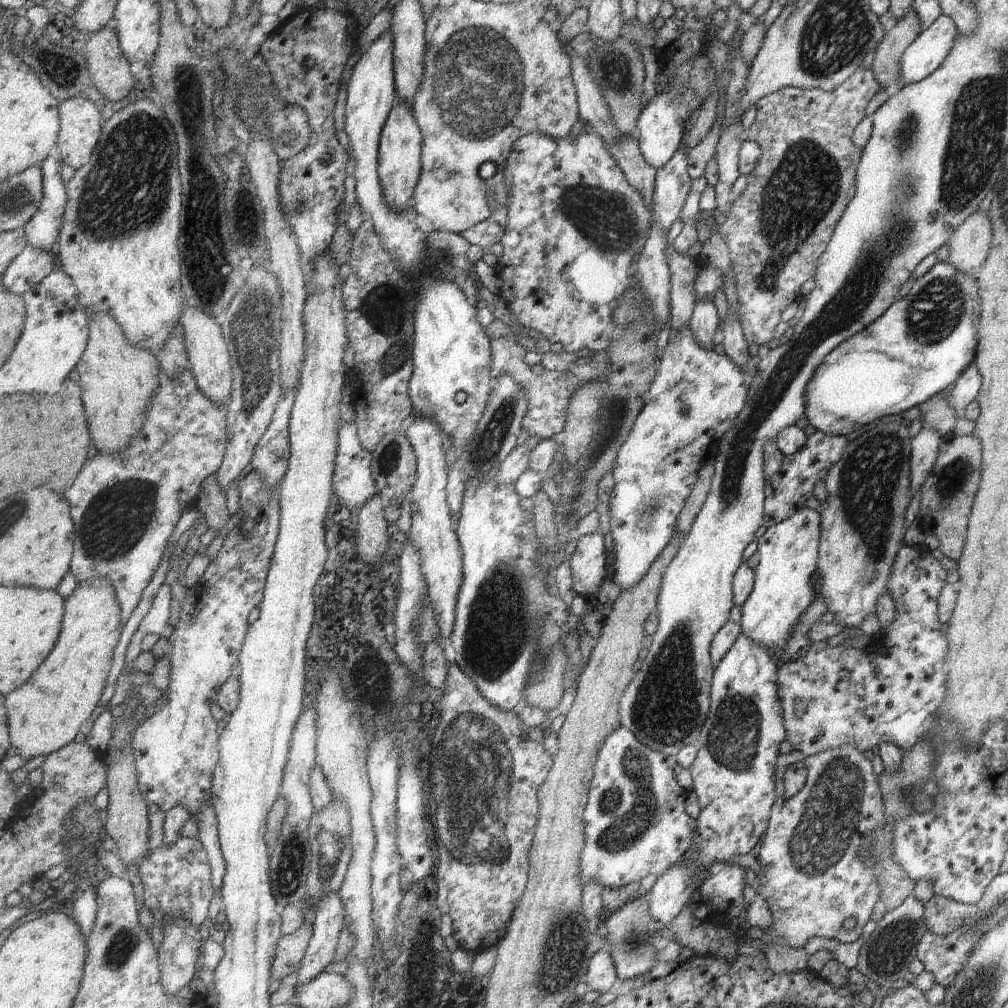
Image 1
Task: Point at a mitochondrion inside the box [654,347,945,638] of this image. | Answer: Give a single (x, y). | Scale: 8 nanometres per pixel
(866, 492)

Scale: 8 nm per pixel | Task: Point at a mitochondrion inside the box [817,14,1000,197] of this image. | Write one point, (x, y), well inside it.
(907, 132)

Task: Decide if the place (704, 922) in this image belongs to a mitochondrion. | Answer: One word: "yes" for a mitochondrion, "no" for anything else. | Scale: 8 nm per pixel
no

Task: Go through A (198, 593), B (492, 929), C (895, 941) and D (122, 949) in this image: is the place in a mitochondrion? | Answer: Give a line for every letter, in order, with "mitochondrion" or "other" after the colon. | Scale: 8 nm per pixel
A: other
B: other
C: mitochondrion
D: mitochondrion

